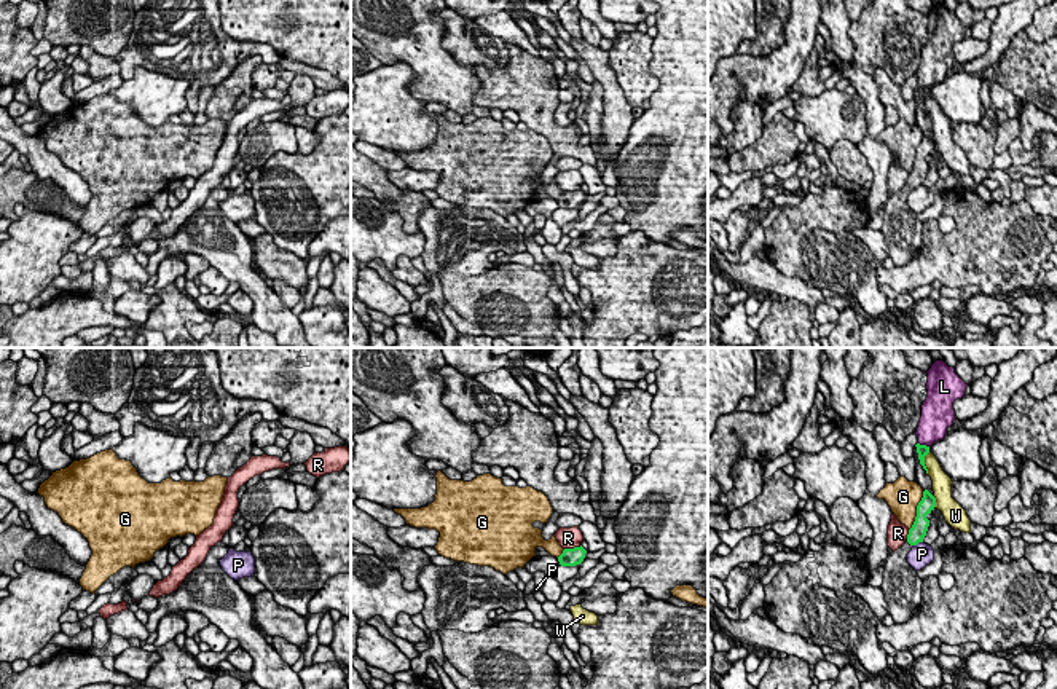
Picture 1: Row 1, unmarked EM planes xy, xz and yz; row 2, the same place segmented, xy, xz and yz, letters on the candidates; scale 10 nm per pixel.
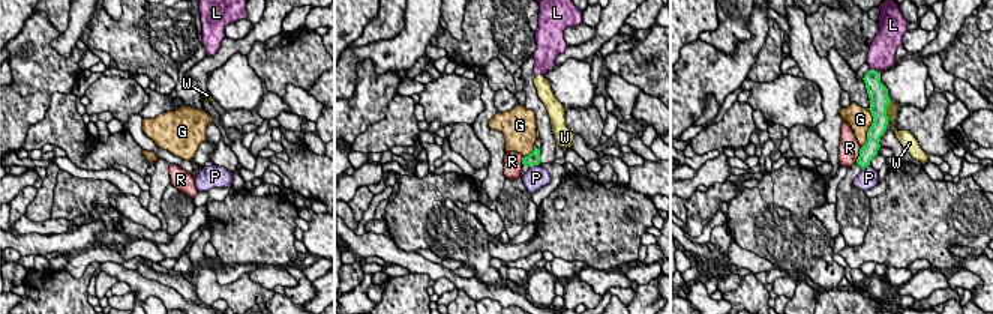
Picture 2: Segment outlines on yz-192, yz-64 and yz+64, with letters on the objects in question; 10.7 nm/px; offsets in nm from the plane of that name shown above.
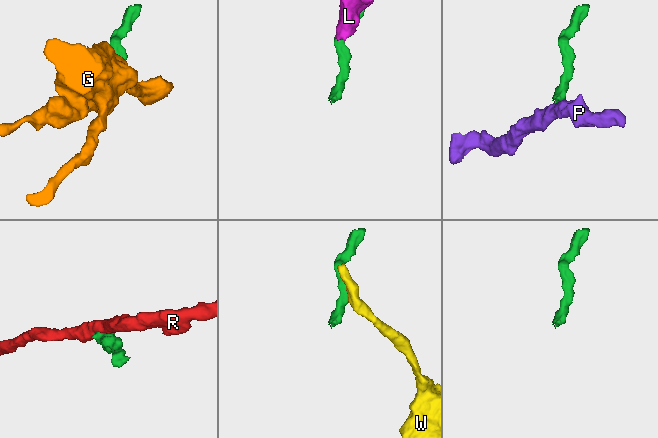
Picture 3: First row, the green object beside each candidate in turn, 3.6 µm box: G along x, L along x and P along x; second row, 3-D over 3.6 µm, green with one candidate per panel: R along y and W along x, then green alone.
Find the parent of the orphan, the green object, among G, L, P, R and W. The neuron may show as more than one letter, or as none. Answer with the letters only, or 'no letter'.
no letter

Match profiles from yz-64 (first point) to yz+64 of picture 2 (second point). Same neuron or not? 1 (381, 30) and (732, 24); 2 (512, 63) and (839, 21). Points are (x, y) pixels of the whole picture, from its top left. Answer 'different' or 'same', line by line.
1: same
2: same

